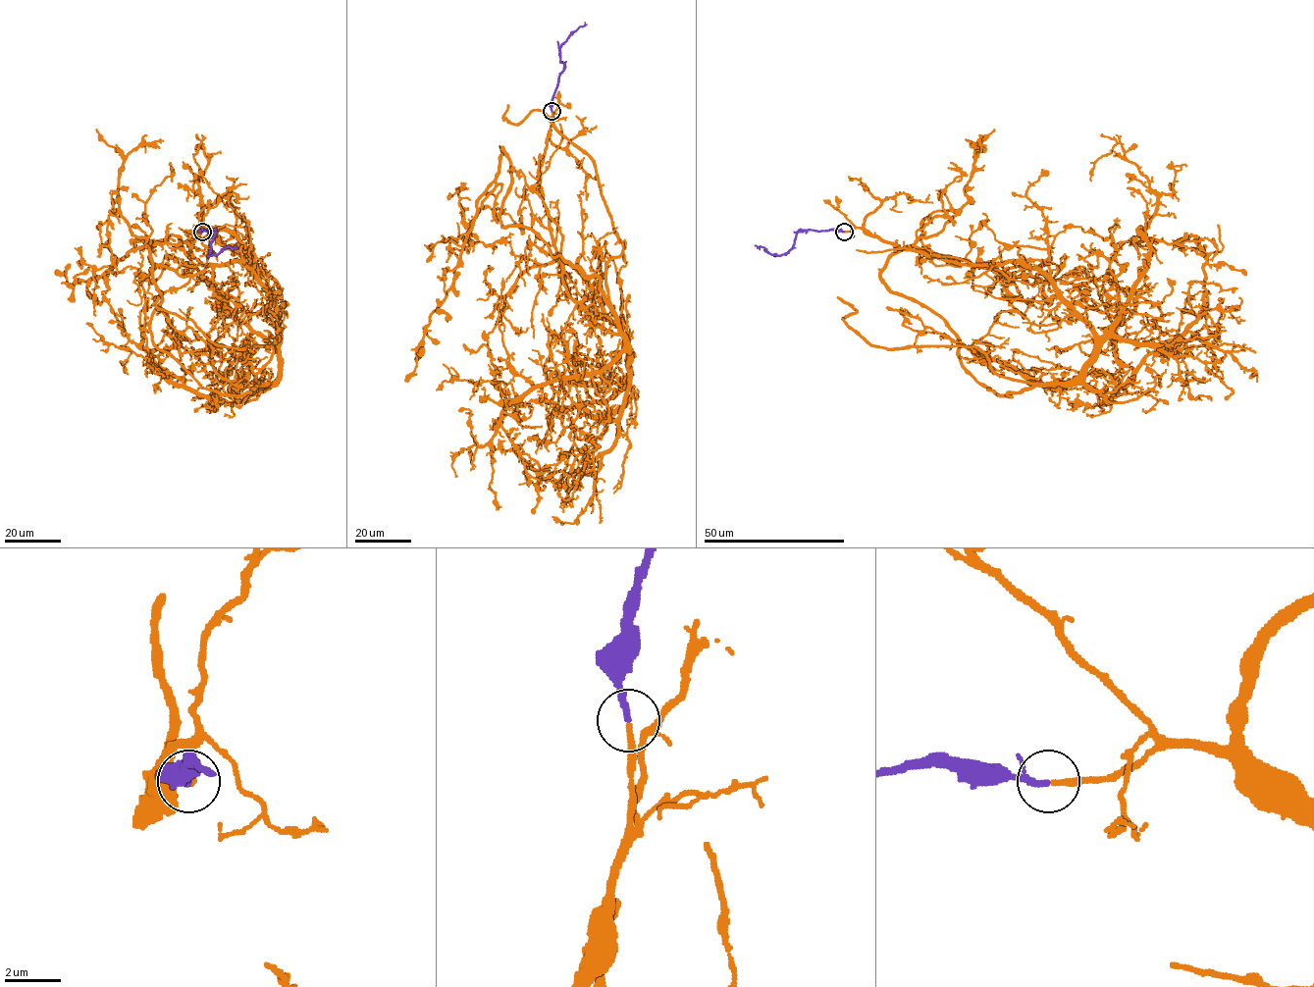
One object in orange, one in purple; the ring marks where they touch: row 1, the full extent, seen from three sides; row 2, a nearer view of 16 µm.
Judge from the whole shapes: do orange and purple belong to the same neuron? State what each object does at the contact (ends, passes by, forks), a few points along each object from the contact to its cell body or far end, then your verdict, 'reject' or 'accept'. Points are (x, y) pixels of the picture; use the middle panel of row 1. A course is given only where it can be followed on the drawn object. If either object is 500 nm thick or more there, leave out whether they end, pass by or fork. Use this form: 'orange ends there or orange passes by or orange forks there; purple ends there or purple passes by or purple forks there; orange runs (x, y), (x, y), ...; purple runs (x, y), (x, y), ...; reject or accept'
orange ends there; purple passes by; orange runs (551, 112), (540, 167), (540, 189), (556, 254), (583, 278), (628, 344), (628, 366); purple runs (551, 111), (552, 95), (564, 64), (560, 61), (560, 46), (585, 22); accept

